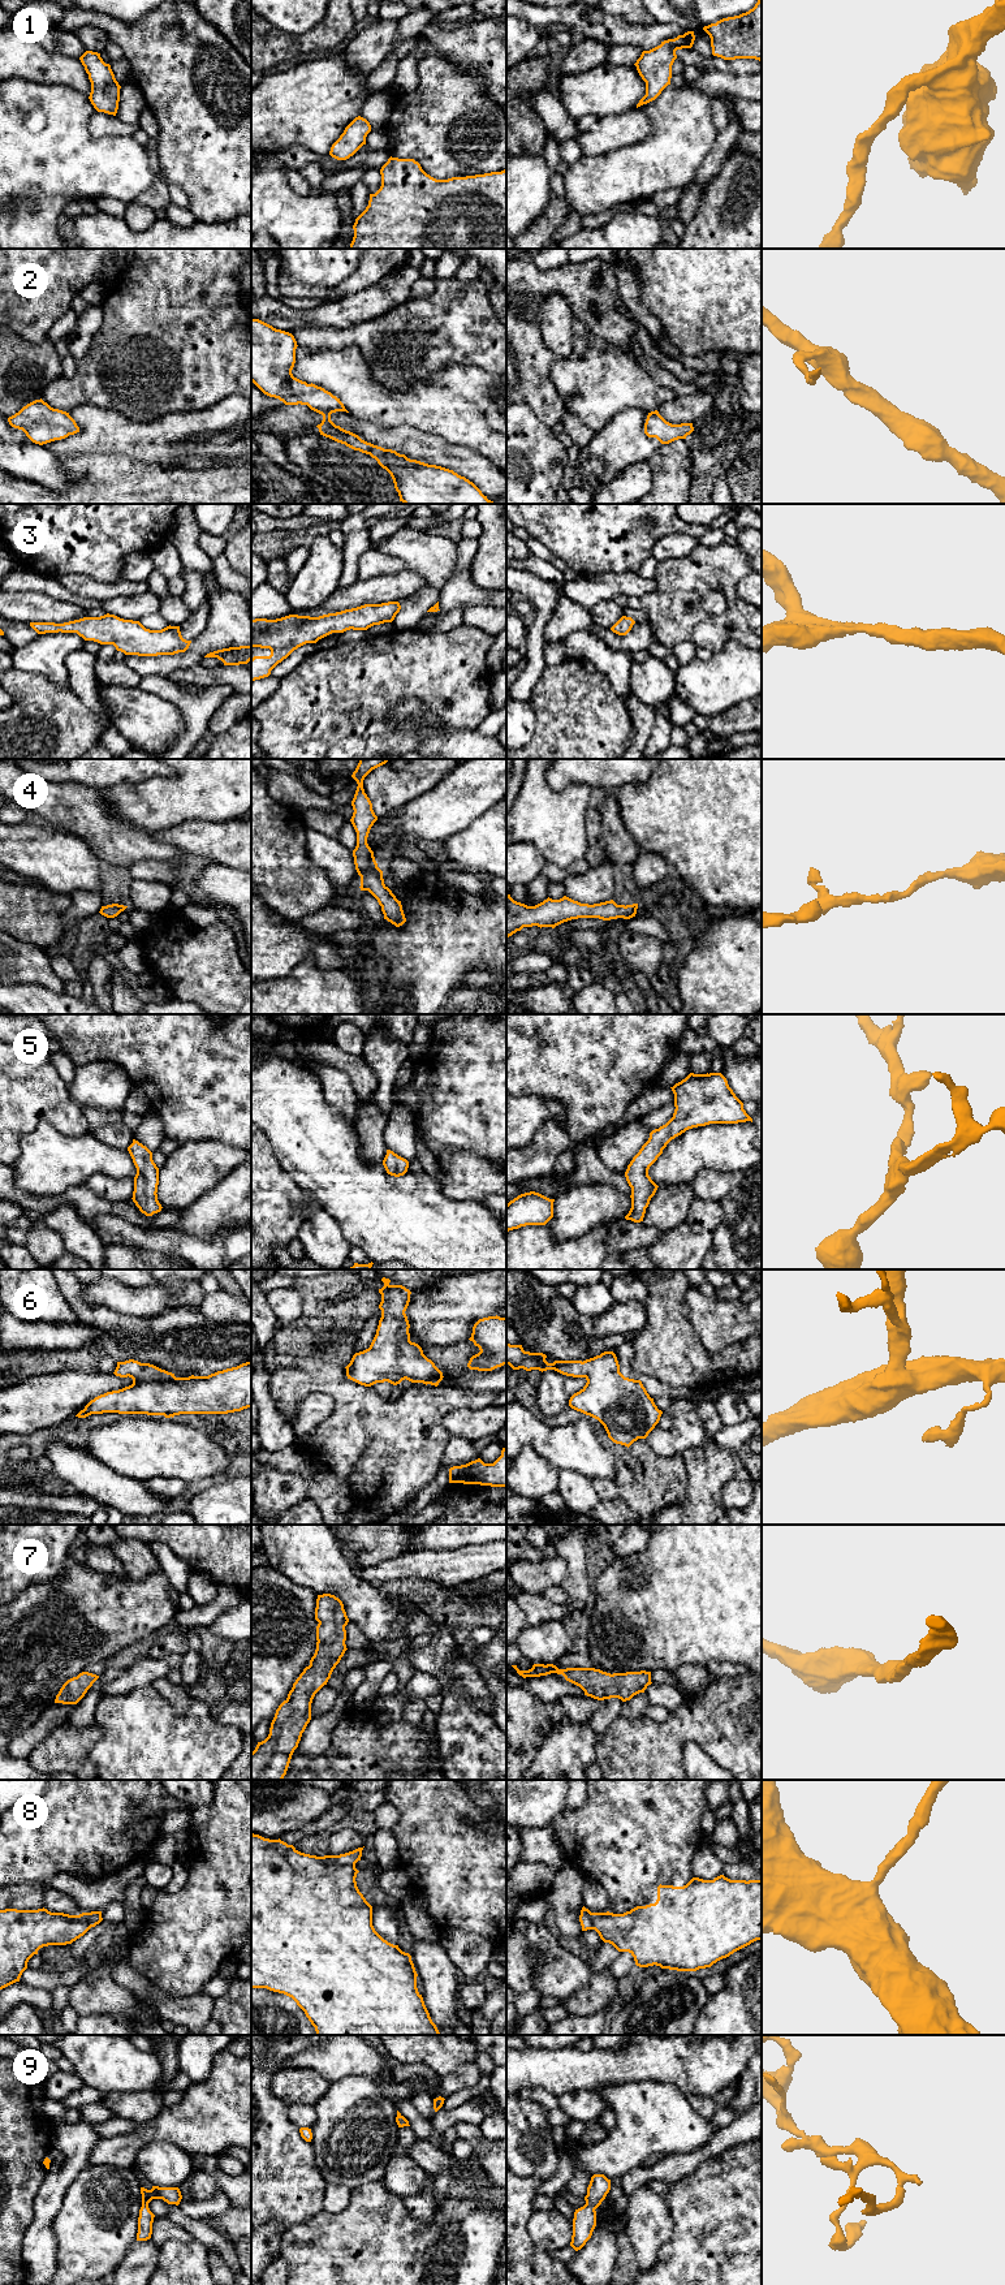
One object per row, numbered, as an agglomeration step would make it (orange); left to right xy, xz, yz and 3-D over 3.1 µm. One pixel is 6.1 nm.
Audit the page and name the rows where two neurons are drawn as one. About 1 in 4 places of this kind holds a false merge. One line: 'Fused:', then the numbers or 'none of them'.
Fused: none of them

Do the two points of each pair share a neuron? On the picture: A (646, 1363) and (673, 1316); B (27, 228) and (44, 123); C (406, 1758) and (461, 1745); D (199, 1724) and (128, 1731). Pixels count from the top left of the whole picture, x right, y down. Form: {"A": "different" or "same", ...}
{"A": "same", "B": "same", "C": "different", "D": "same"}

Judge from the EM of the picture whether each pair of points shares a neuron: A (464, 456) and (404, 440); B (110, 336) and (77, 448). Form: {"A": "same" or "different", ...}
{"A": "same", "B": "different"}

